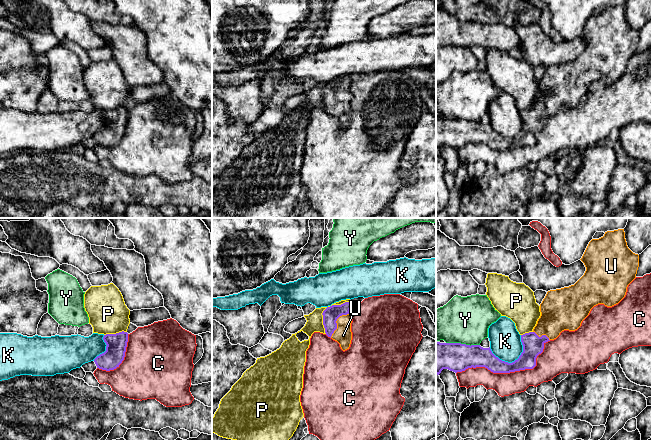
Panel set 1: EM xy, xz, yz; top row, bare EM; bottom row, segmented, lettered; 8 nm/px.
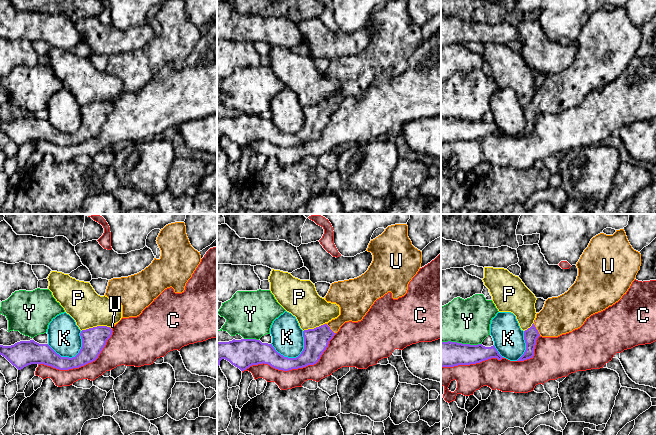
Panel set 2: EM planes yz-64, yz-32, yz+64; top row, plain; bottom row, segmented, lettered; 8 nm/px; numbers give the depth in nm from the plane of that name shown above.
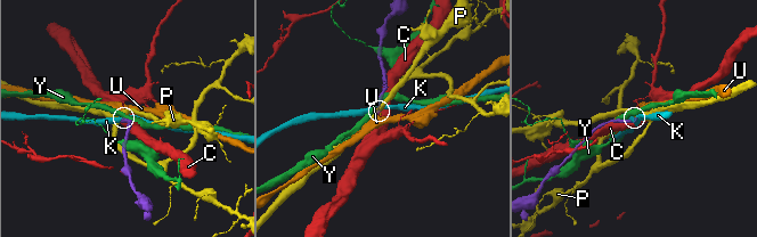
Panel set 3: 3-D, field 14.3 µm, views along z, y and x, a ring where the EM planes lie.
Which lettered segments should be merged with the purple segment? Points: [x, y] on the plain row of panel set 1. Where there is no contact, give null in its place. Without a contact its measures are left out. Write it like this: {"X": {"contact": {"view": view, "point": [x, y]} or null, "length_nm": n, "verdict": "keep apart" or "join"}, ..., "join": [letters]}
{"C": {"contact": {"view": "yz", "point": [509, 148]}, "length_nm": 800, "verdict": "keep apart"}, "K": {"contact": {"view": "yz", "point": [506, 138]}, "length_nm": 280, "verdict": "keep apart"}, "P": {"contact": {"view": "xz", "point": [325, 85]}, "length_nm": 320, "verdict": "keep apart"}, "U": {"contact": {"view": "xz", "point": [336, 99]}, "length_nm": 240, "verdict": "join"}, "Y": {"contact": {"view": "yz", "point": [463, 120]}, "length_nm": 280, "verdict": "keep apart"}, "join": ["U"]}

